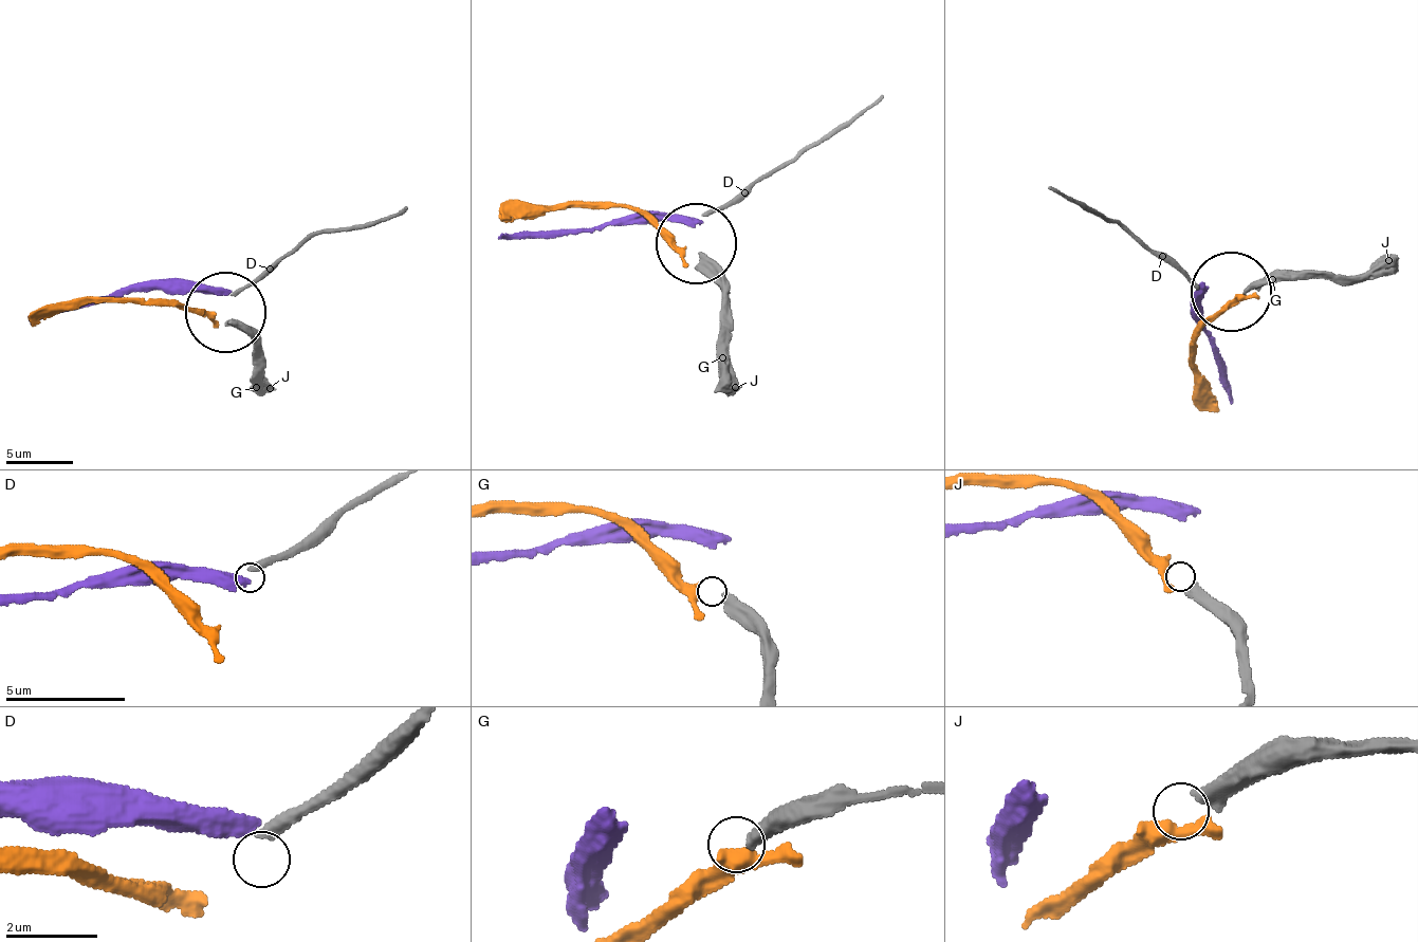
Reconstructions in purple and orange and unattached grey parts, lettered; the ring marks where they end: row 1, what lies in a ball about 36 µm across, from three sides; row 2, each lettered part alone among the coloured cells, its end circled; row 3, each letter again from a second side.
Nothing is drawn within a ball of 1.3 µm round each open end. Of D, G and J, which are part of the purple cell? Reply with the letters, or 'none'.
none

